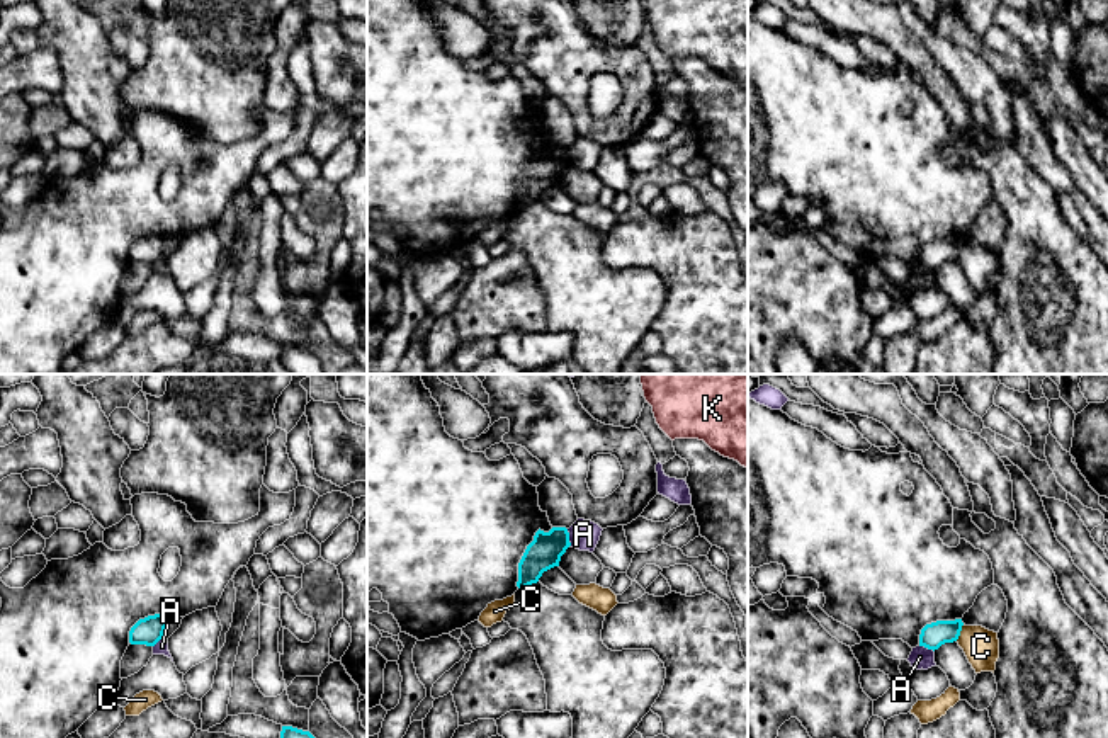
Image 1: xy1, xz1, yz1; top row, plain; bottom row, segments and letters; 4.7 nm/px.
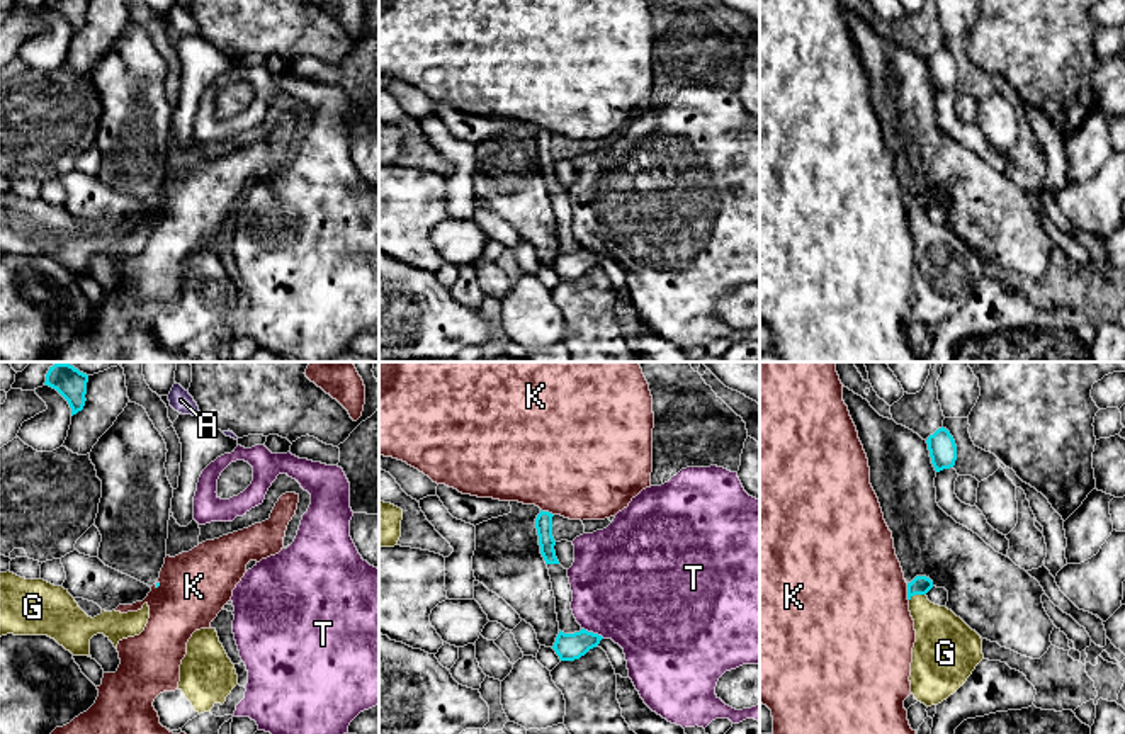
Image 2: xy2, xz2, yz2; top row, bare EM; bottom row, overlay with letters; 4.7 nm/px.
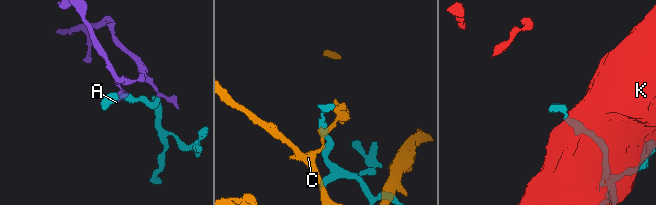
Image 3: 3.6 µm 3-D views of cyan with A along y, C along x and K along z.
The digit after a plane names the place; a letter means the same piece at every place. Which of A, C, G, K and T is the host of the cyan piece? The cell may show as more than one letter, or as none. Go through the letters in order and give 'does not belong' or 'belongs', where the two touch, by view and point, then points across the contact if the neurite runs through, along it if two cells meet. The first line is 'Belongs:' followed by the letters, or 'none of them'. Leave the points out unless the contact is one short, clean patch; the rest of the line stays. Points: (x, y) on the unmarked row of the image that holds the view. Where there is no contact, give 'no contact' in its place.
Belongs: G
A: does not belong | xz1 (568, 157) | along xz1 (566, 148), (571, 164)
C: does not belong | yz1 (959, 252) | along yz1 (964, 244), (955, 259)
G: belongs | yz2 (916, 213) | across yz2 (920, 204), (916, 213), (921, 230), (942, 259)
K: does not belong | yz2 (908, 211) | along yz2 (906, 203), (908, 220)
T: does not belong | xz2 (592, 252)

